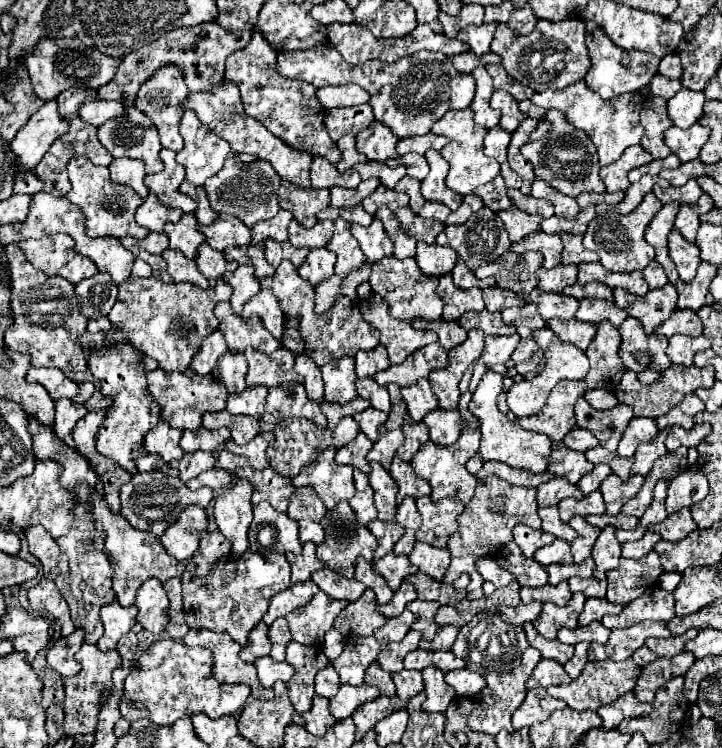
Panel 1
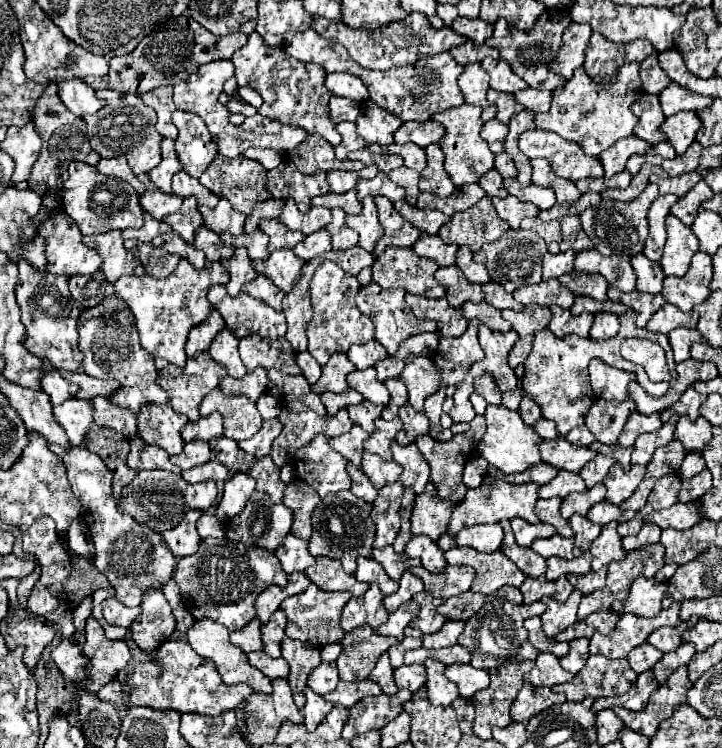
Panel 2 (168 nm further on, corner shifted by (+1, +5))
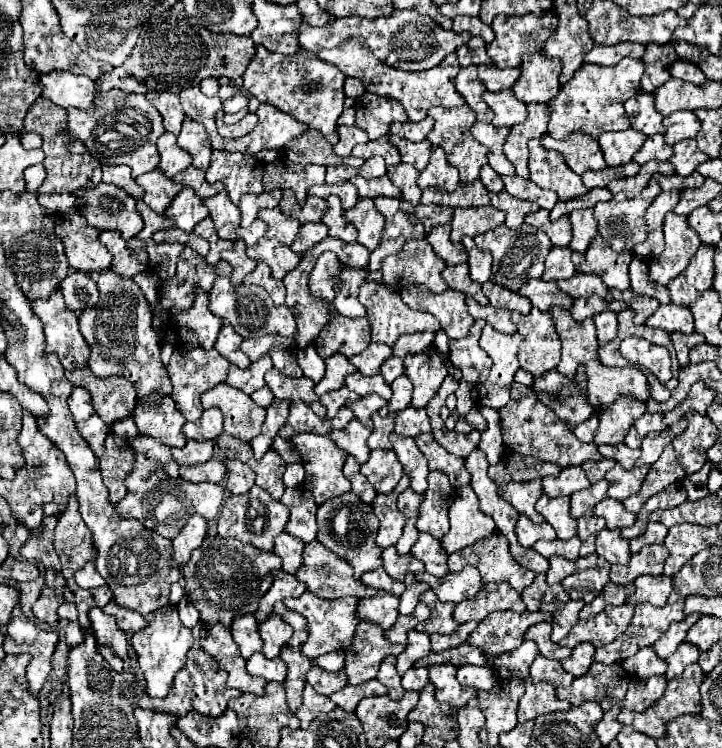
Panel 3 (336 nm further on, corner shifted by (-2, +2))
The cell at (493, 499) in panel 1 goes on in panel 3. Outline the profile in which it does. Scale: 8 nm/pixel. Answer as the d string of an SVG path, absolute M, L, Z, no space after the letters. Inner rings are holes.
M541 478L529 482L511 482L499 486L499 494L507 500L519 514L527 516L531 522L541 524L543 516L535 510L535 502L541 498Z

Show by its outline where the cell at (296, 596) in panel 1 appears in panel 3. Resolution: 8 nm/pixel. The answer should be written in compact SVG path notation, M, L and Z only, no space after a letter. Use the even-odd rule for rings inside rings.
M277 570L273 580L273 586L269 588L269 592L261 598L259 602L259 610L255 612L257 622L265 622L265 618L269 618L269 614L273 612L273 604L277 600L285 600L285 598L297 598L305 592L305 584L297 582L297 578L293 574L285 574L283 570Z

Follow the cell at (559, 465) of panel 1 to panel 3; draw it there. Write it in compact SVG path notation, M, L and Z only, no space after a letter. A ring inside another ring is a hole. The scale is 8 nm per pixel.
M513 382L511 400L501 410L501 432L503 442L511 446L521 456L535 456L543 462L553 462L561 468L565 466L581 466L587 460L601 460L603 456L597 450L597 444L583 444L575 438L569 426L565 426L551 408L541 404L535 392L523 384Z

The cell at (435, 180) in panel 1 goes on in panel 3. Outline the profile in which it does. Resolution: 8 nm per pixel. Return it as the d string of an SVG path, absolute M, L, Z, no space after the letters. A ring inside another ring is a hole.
M433 148L431 152L431 160L429 166L421 172L417 186L421 190L433 188L433 190L445 190L445 192L453 192L459 186L459 174L453 166L447 164L445 152L441 148Z

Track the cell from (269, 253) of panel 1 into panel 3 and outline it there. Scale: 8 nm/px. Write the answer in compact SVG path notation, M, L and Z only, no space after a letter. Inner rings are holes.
M279 208L261 210L261 212L259 212L259 220L263 220L263 222L269 226L269 230L267 230L267 236L269 236L269 238L283 238L283 236L287 236L287 234L293 234L291 238L297 236L299 222L295 222L293 218L285 218Z

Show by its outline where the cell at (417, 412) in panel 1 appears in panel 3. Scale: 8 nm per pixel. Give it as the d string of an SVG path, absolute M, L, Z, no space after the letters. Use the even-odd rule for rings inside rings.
M429 348L425 354L411 354L405 358L405 376L415 386L411 406L425 408L445 380L447 368L441 354L435 348Z

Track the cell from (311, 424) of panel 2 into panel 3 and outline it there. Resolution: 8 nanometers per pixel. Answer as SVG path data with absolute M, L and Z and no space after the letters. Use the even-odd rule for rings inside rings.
M295 400L289 406L289 418L285 426L279 430L279 434L289 440L293 434L299 432L313 432L313 434L329 434L333 430L343 430L351 420L353 412L349 408L341 408L335 418L319 418L305 402Z

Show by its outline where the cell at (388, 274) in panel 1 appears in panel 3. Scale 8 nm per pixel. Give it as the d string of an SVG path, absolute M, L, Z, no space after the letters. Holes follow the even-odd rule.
M427 240L405 242L401 252L383 260L383 284L391 290L399 290L405 284L425 284L435 294L447 290L441 272L445 262L433 252Z

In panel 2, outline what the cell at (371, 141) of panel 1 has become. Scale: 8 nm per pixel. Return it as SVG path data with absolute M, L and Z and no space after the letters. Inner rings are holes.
M372 99L362 101L360 115L356 119L358 135L368 143L390 145L394 141L394 131L402 125L402 119L378 107Z

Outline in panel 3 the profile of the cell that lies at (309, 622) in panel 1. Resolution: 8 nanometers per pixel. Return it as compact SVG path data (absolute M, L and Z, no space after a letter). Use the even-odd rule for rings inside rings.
M303 592L299 598L289 598L285 600L285 606L299 612L301 616L305 616L307 626L309 626L309 638L299 646L299 650L307 656L307 658L315 658L327 652L335 652L335 650L345 650L355 634L355 626L357 626L357 618L355 618L355 608L357 608L357 598L349 596L349 598L341 598L341 600L323 600L317 598L315 594Z

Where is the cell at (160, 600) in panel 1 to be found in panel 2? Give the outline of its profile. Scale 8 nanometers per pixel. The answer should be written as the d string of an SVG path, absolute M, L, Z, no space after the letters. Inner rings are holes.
M160 589L148 591L142 601L142 613L134 619L130 633L132 641L154 661L158 657L158 647L170 639L176 629L172 609Z

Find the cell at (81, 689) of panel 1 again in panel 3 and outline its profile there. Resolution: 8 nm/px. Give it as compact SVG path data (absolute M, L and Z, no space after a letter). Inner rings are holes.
M91 608L89 610L89 620L95 632L95 640L99 646L109 646L119 658L127 660L127 636L117 628L115 618L107 616L101 608Z

